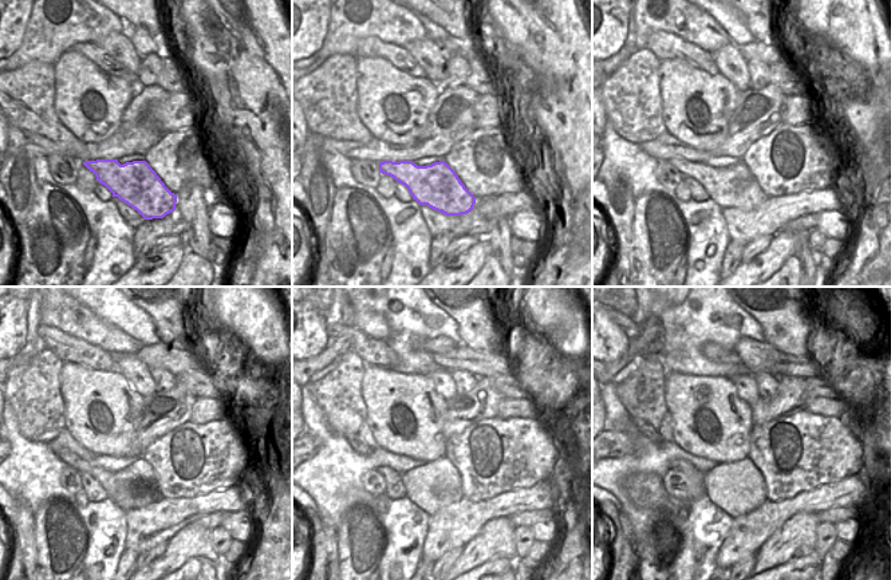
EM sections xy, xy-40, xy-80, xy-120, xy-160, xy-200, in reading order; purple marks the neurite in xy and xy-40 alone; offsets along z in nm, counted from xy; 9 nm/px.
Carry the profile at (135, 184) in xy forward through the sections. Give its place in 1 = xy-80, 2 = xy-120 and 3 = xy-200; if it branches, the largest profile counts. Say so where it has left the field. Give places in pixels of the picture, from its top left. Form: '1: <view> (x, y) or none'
1: xy-80 (733, 186)
2: xy-120 (127, 490)
3: xy-200 (642, 427)

